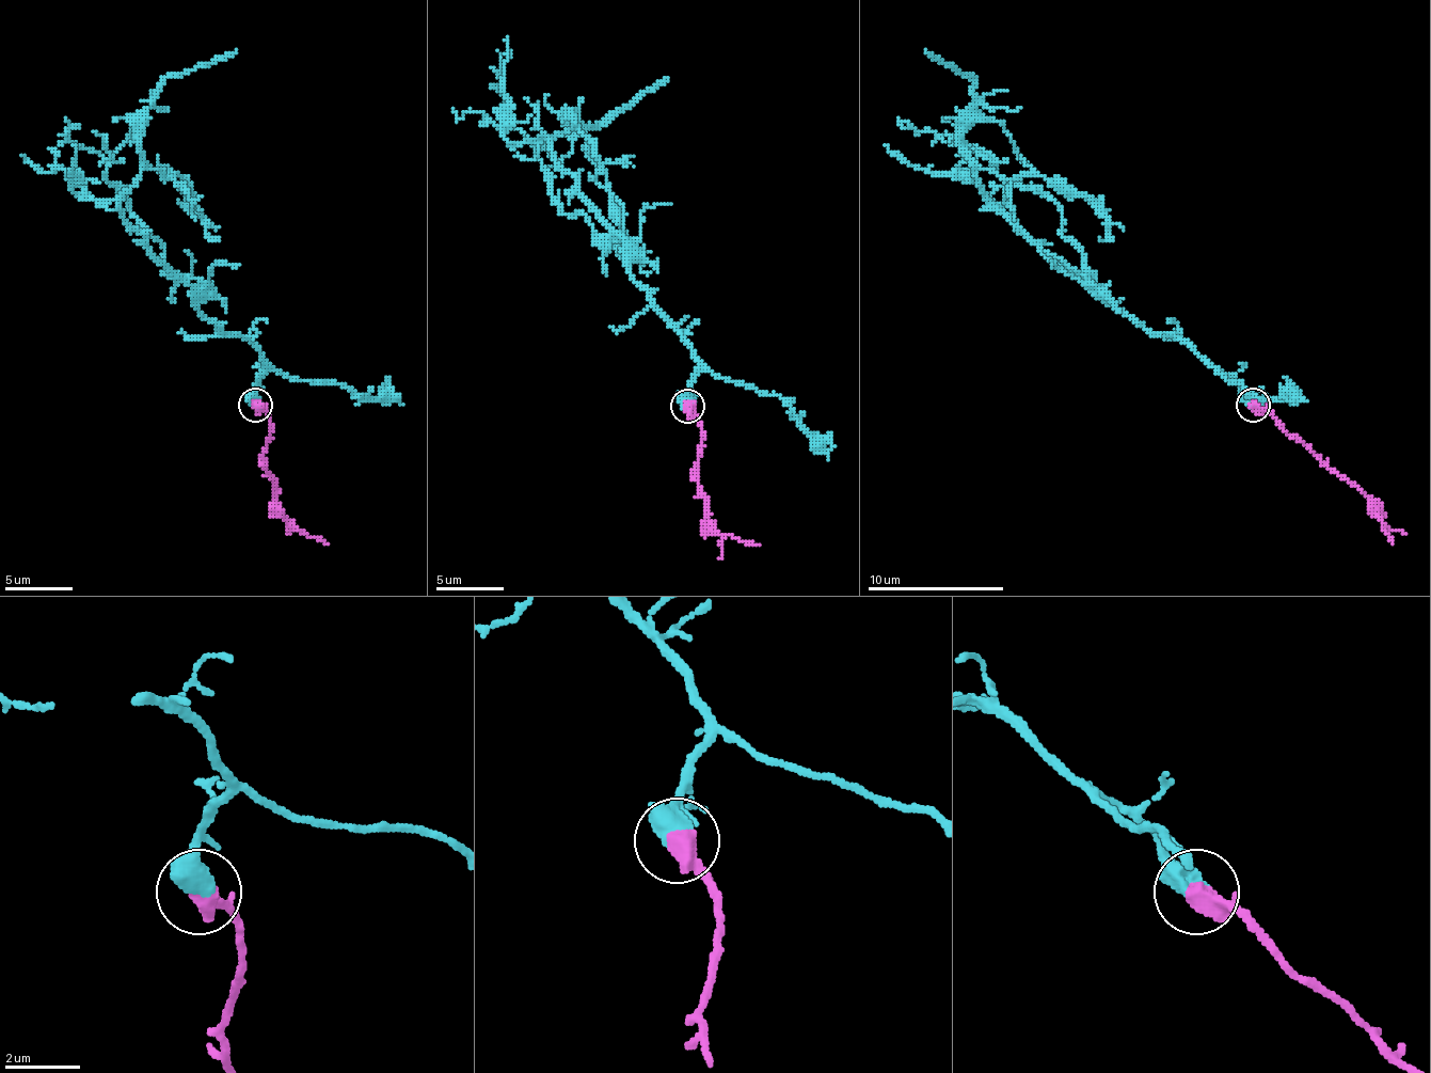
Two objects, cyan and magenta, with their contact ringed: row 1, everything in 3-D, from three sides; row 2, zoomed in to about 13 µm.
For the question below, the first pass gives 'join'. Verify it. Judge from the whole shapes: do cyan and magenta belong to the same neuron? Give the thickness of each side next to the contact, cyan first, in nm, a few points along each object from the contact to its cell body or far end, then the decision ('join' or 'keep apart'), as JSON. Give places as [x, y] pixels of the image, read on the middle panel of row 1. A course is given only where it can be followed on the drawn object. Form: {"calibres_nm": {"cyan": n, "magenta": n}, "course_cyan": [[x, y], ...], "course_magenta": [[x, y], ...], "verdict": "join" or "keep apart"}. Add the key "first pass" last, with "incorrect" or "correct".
{"calibres_nm": {"cyan": 550, "magenta": 550}, "course_cyan": [[688, 408], [695, 350], [555, 159], [565, 128], [599, 159], [623, 245], [650, 251]], "course_magenta": [[688, 405], [701, 425], [695, 479], [705, 501], [705, 518], [722, 535], [760, 545]], "verdict": "join", "first pass": "correct"}

